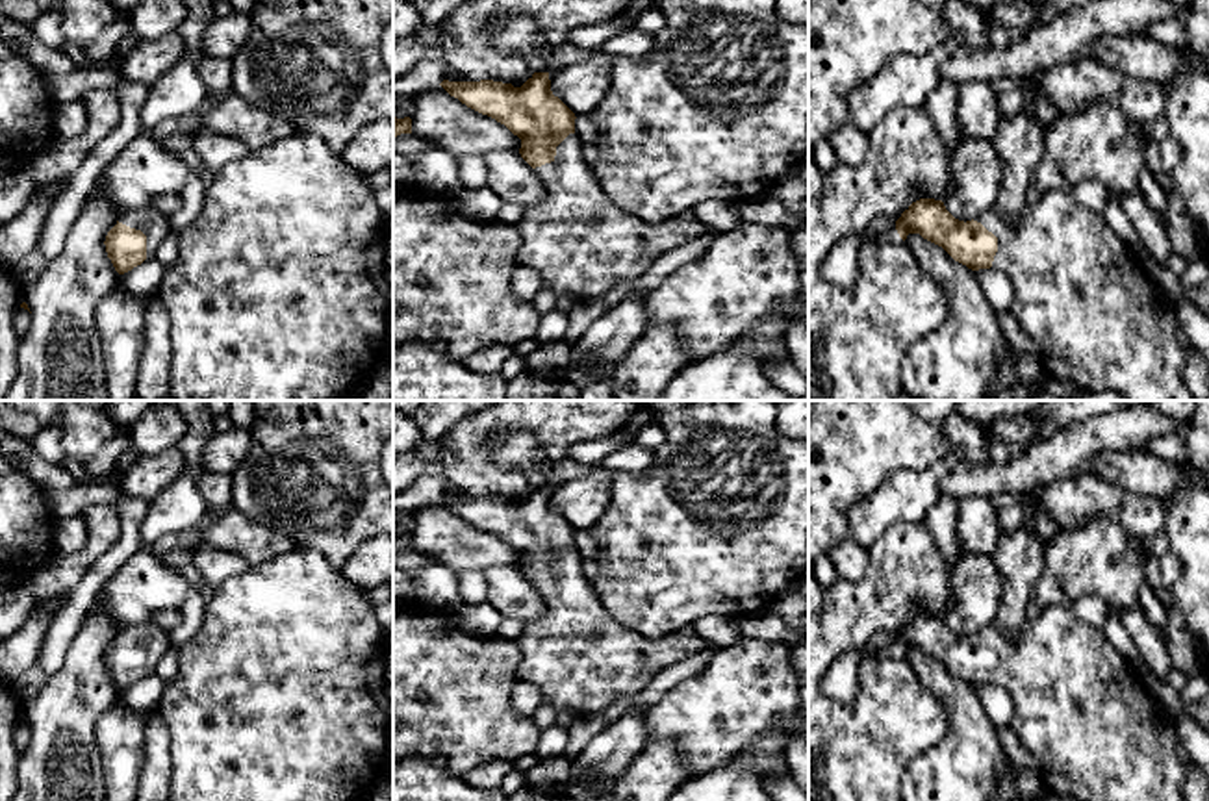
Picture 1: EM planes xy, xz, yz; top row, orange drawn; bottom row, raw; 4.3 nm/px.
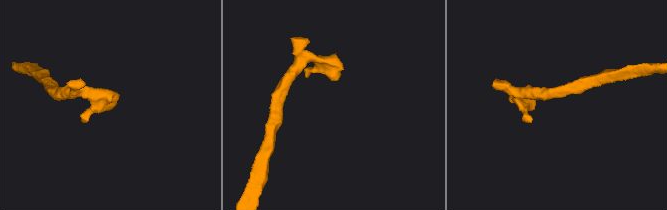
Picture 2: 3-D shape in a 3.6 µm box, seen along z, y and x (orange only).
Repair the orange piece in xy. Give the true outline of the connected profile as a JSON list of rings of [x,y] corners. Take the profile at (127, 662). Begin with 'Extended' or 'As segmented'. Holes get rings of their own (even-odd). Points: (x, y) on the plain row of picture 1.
Extended. [[[156,623],[121,630],[106,651],[106,668],[115,686],[124,690],[156,671],[158,662],[171,649],[171,632]]]

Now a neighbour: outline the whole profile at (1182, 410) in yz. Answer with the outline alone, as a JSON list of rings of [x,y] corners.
[[[1153,400],[1152,404],[1166,417],[1176,419],[1179,425],[1187,425],[1196,410],[1198,400]]]

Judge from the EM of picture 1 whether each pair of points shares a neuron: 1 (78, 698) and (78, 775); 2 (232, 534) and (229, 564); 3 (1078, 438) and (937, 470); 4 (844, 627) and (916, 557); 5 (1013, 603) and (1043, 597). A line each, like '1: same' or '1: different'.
1: same
2: different
3: different
4: same
5: different

